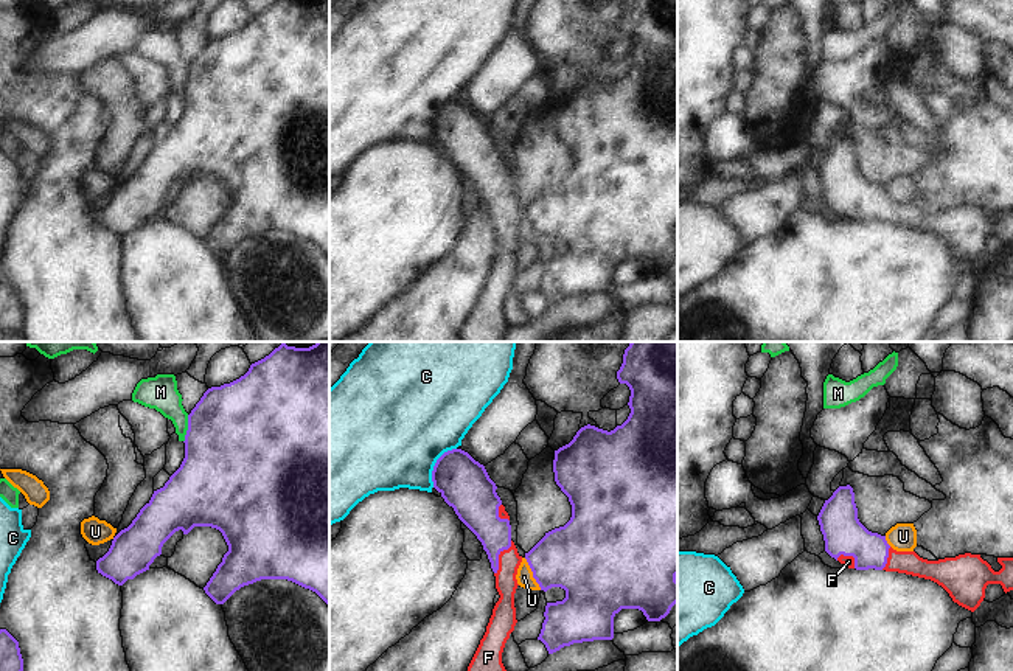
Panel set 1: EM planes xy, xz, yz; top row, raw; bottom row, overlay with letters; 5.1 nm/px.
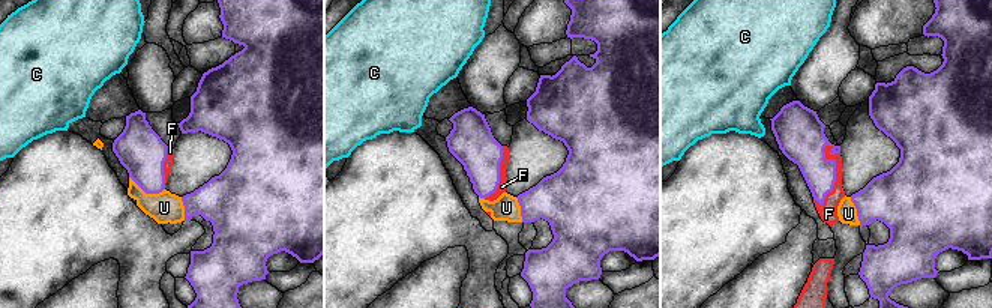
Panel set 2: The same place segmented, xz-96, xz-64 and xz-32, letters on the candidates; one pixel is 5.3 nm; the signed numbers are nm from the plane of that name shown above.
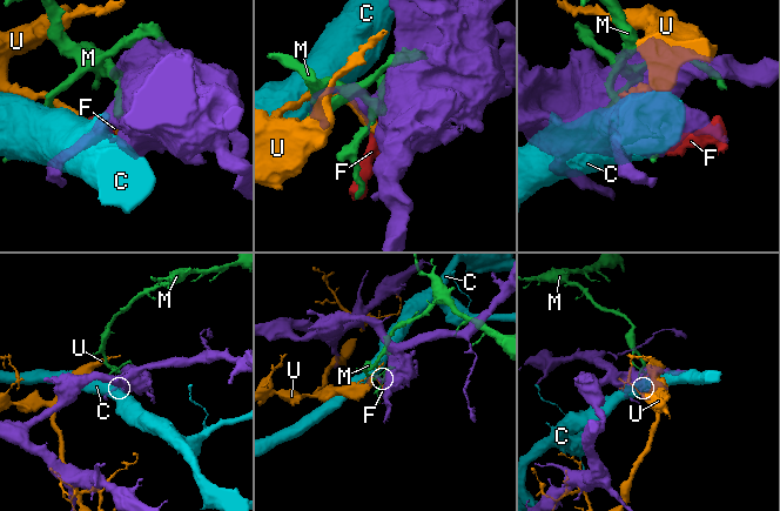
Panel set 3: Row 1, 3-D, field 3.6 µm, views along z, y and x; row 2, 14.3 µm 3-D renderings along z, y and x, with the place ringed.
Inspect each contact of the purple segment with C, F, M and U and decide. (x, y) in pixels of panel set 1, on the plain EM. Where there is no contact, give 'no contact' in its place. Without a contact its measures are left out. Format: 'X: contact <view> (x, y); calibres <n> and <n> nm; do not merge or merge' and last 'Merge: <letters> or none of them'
C: contact xz (435, 117); calibres 260 and 480 nm; do not merge
F: contact xz (497, 208); calibres 190 and 110 nm; merge
M: contact xy (188, 81); calibres 500 and 170 nm; do not merge
U: contact xz (533, 225); calibres 360 and 90 nm; do not merge
Merge: F

